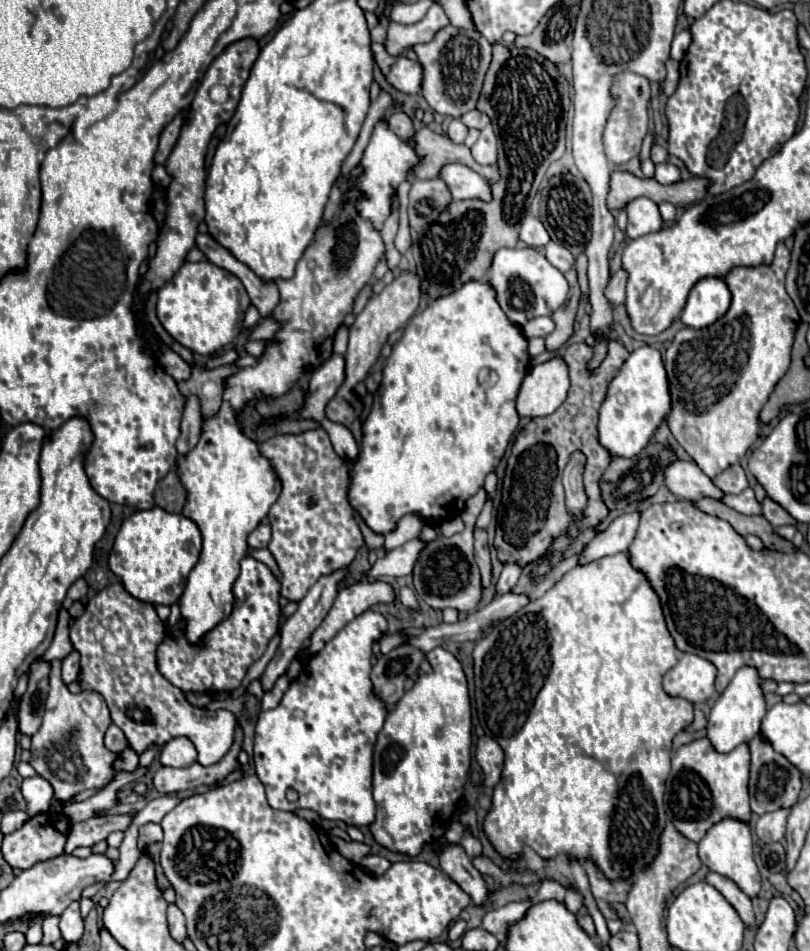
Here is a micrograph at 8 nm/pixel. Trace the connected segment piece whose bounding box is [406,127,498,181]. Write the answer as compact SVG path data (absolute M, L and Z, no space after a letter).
M428 127L418 129L414 133L414 139L408 139L406 143L412 145L416 155L418 155L418 163L414 165L412 175L416 175L420 179L438 177L440 167L446 165L446 163L462 163L462 165L468 165L470 169L474 169L476 173L480 173L482 177L486 177L490 181L498 179L498 169L494 165L492 167L478 165L472 159L470 149L466 145L456 145L446 135L436 135Z

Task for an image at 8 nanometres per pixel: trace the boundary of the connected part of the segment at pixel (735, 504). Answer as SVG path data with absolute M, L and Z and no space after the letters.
M750 487L746 491L742 491L740 495L724 495L722 501L728 507L732 507L738 513L744 513L744 515L760 515L762 513L762 505L756 501L754 491Z

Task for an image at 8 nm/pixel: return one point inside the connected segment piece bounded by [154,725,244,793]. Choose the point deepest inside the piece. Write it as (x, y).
(167, 779)

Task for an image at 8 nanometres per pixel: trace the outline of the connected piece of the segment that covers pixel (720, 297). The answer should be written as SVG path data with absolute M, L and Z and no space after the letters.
M720 277L700 279L690 291L686 305L680 313L680 319L684 325L694 329L708 327L728 311L730 297L732 295L724 279Z

